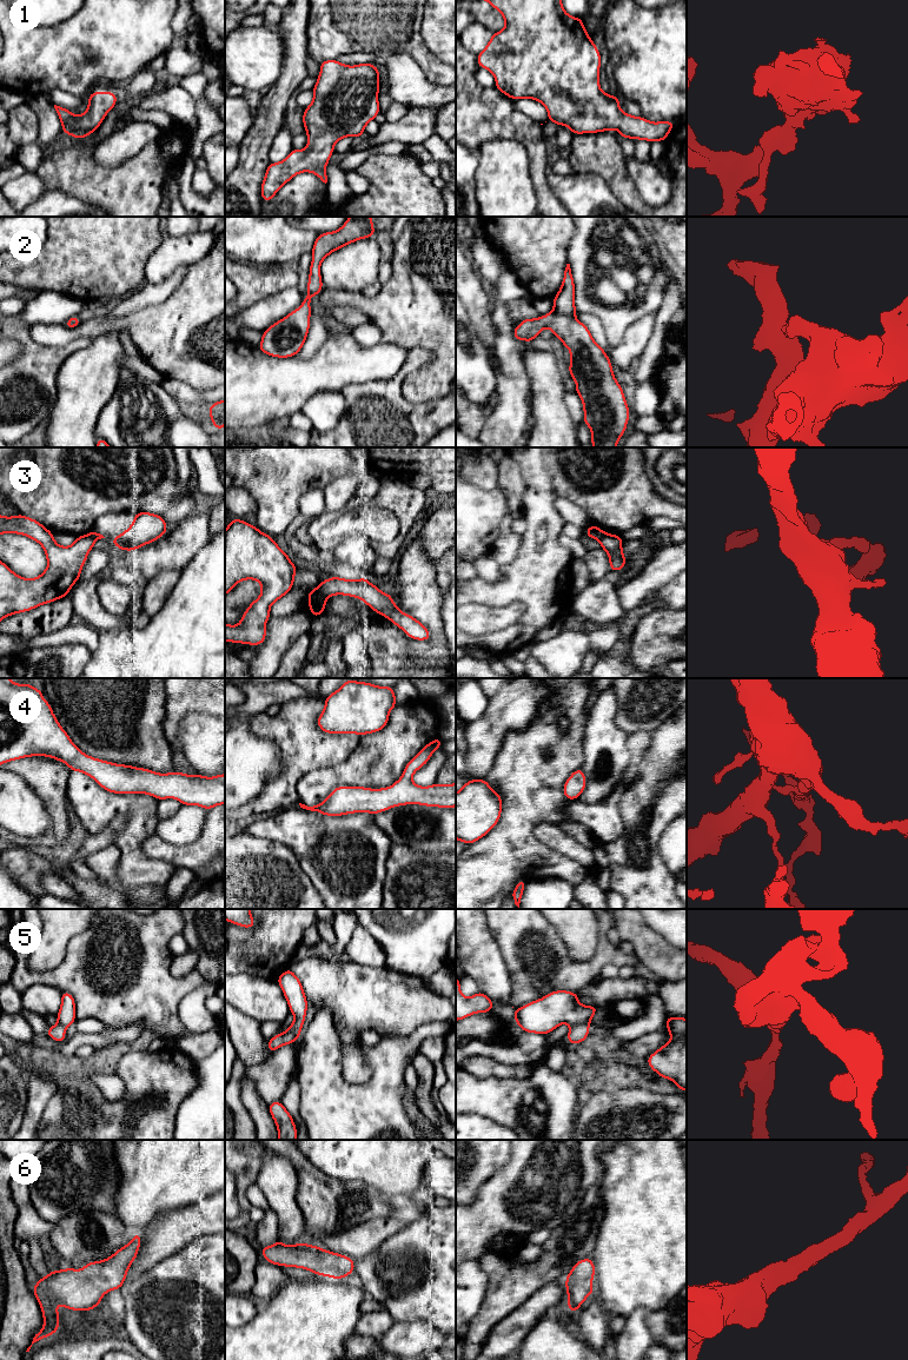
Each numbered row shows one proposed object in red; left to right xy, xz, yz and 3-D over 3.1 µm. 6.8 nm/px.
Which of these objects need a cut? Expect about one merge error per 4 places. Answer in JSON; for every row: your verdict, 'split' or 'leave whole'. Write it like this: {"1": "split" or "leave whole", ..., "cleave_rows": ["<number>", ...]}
{"1": "leave whole", "2": "leave whole", "3": "split", "4": "leave whole", "5": "split", "6": "leave whole", "cleave_rows": ["3", "5"]}

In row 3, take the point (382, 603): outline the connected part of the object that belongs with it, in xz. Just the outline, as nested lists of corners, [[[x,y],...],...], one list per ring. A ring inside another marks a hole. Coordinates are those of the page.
[[[364,576],[351,581],[340,577],[329,577],[319,582],[317,588],[325,597],[336,595],[351,596],[362,599],[378,615],[402,629],[411,639],[429,641],[431,635],[425,625],[411,615],[400,611],[390,593],[382,592],[377,585],[371,584]]]

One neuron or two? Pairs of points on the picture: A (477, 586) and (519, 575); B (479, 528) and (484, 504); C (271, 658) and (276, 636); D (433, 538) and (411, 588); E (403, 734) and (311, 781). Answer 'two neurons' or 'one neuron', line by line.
A: one neuron
B: one neuron
C: one neuron
D: two neurons
E: one neuron

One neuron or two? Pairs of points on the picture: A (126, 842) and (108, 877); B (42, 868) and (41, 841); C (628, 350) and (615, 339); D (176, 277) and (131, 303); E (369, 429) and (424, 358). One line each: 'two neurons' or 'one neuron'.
A: two neurons
B: two neurons
C: two neurons
D: one neuron
E: one neuron

